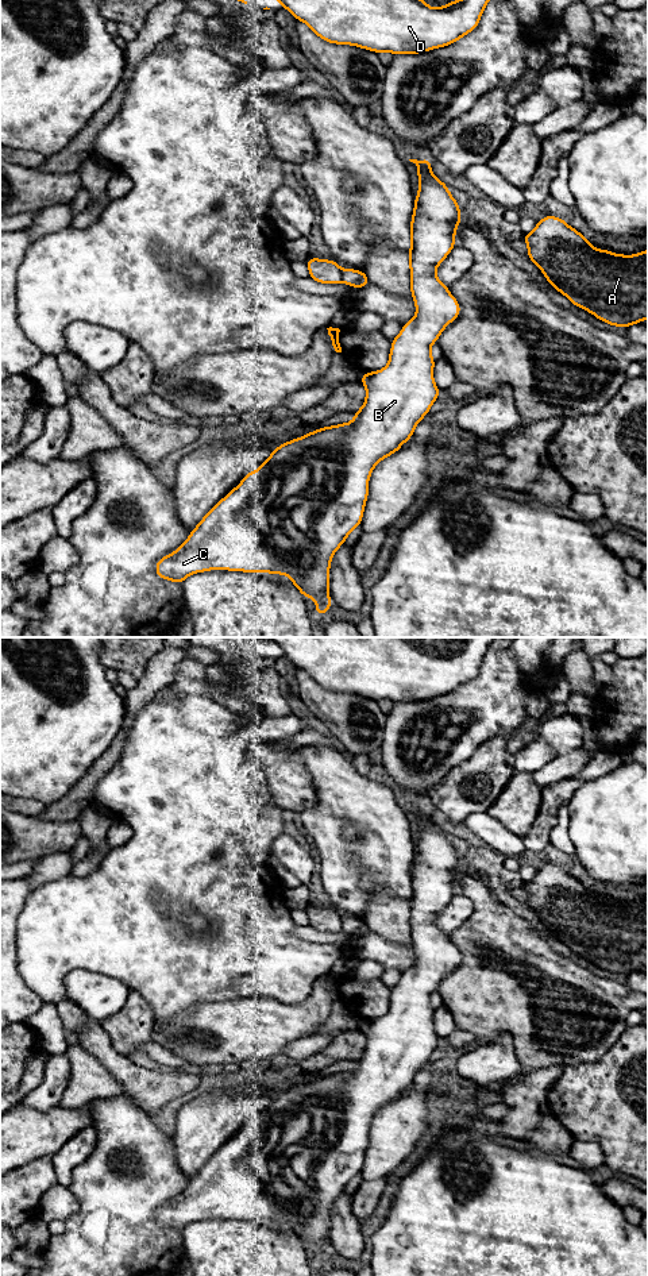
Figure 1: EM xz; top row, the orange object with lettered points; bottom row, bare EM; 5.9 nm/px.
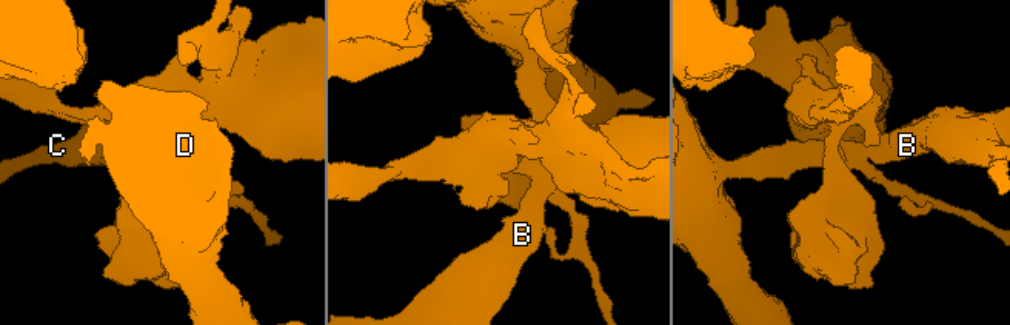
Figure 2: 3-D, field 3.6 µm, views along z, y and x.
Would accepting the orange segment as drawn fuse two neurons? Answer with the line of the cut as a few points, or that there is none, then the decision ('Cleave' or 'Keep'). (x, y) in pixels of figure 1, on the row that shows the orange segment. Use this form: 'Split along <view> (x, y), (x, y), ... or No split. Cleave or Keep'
Split along xz (343, 270), (340, 280). Cleave

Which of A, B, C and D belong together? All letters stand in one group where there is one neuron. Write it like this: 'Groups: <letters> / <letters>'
Groups: A / B C D

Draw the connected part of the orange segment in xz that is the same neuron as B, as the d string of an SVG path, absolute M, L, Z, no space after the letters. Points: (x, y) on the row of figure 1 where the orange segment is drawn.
M428 157L424 161L409 161L417 166L418 173L418 194L414 197L410 220L409 248L410 296L414 300L416 316L404 324L401 332L392 340L389 363L382 370L362 374L360 382L366 388L363 406L354 412L355 419L350 423L323 427L278 446L256 471L247 473L242 482L201 519L173 554L155 563L155 574L159 578L182 585L189 575L211 570L279 574L288 575L304 598L309 597L317 602L315 613L324 616L332 606L329 598L332 556L362 523L369 497L369 479L377 463L396 454L413 437L414 427L441 396L433 379L436 361L431 355L431 346L462 311L448 286L436 275L437 266L456 246L455 234L462 221L459 204L450 194L450 188L432 174L432 161Z

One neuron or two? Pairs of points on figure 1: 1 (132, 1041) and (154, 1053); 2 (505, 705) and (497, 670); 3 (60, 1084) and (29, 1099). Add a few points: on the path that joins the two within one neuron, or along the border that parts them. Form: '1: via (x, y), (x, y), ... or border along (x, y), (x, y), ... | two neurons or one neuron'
1: border along (150, 1041), (137, 1051) | two neurons
2: via (500, 697), (500, 678) | one neuron
3: via (51, 1088), (42, 1098), (37, 1099) | one neuron

